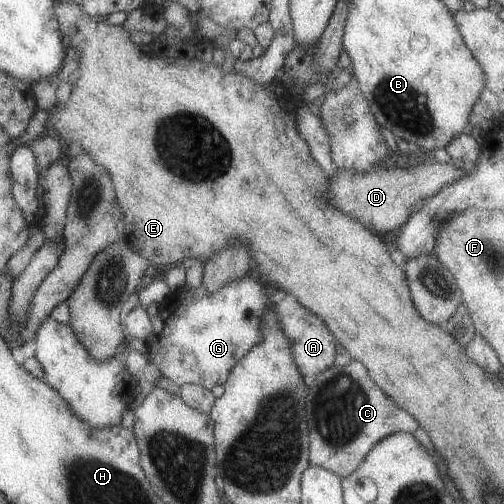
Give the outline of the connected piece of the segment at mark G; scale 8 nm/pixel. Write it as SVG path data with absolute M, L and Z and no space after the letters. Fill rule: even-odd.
M253 271L227 282L213 294L205 292L203 285L178 293L162 302L157 316L150 319L152 329L144 338L146 355L162 377L169 378L179 387L196 384L210 390L215 385L223 385L231 366L262 339L259 322L266 304L274 298L265 292Z

